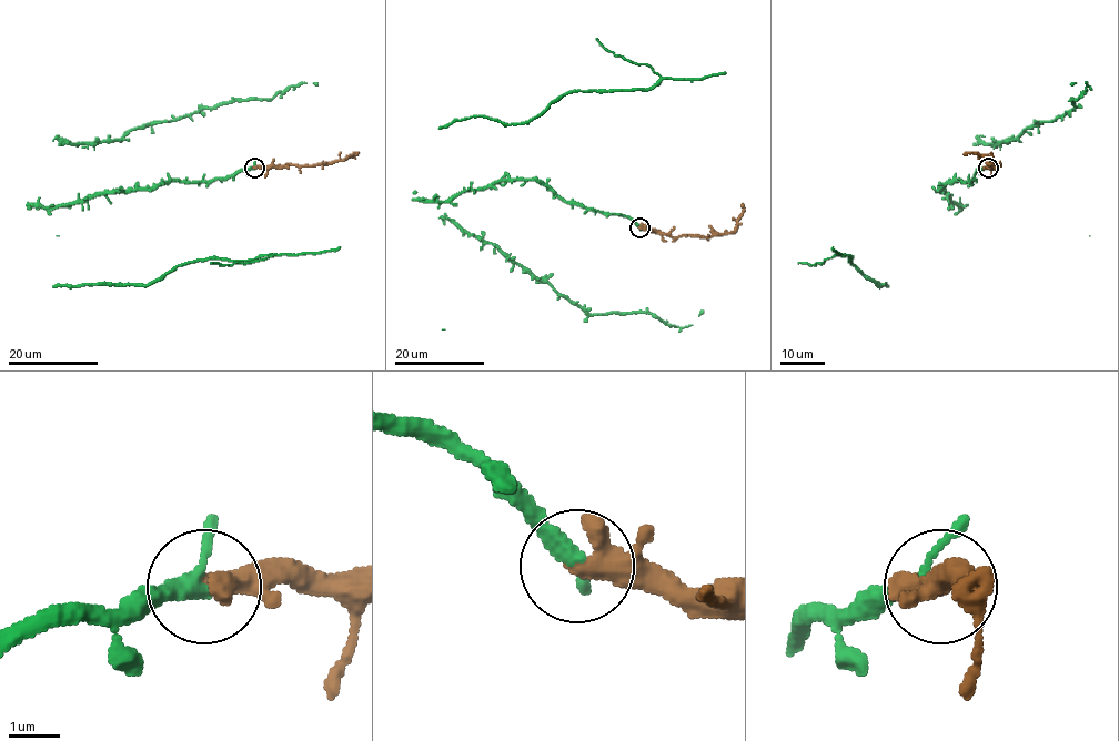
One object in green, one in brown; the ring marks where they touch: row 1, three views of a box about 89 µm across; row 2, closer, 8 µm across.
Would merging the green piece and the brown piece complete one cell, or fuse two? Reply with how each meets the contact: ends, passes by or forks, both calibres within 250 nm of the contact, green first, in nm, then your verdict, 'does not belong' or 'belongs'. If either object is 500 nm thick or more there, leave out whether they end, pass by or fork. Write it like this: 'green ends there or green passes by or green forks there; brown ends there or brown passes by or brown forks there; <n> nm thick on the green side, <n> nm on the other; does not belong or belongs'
280 nm thick on the green side, 500 nm on the other; belongs

